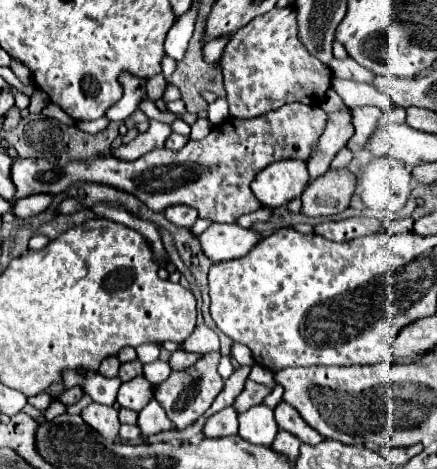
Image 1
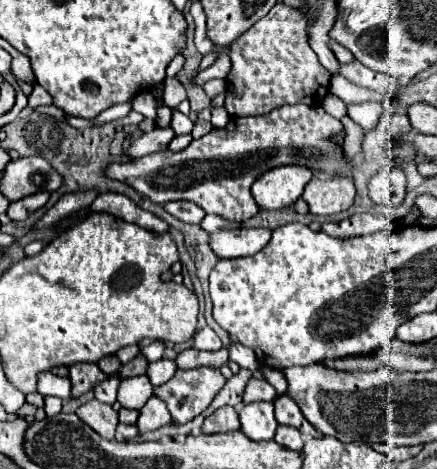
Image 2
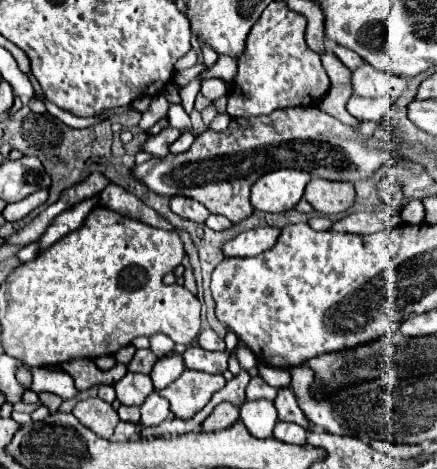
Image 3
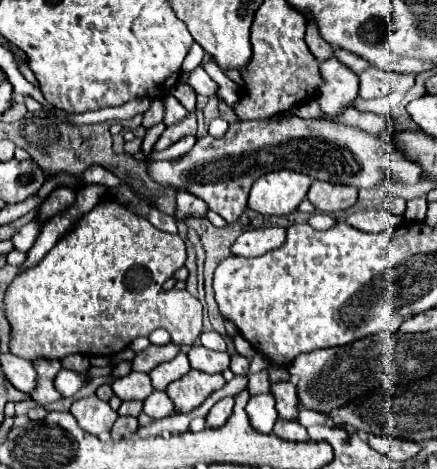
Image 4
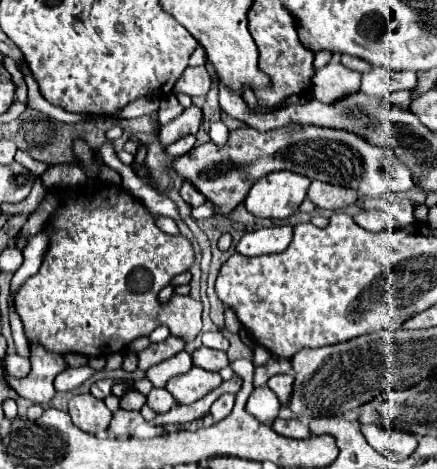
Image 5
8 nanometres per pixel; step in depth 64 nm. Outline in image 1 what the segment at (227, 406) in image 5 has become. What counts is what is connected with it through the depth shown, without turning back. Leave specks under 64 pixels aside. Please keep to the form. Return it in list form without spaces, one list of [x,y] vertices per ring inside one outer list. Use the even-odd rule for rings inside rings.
[[[224,408],[220,412],[216,412],[214,416],[208,418],[206,426],[204,426],[204,436],[206,438],[224,438],[224,436],[234,436],[236,434],[236,412],[232,412],[232,408]]]

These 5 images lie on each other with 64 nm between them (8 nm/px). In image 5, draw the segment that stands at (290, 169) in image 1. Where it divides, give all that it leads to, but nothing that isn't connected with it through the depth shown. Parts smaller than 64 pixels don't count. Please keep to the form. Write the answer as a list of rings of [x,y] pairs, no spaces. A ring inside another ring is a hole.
[[[270,172],[250,188],[244,206],[258,218],[288,218],[302,204],[310,182],[296,172]]]

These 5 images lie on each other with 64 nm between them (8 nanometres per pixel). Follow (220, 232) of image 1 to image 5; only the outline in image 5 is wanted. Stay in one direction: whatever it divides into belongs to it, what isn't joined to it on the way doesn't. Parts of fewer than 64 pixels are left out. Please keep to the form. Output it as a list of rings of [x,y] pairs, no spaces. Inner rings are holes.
[[[272,226],[272,228],[260,228],[254,232],[248,232],[240,238],[236,244],[238,254],[242,256],[264,256],[282,252],[292,240],[292,228],[290,226]]]

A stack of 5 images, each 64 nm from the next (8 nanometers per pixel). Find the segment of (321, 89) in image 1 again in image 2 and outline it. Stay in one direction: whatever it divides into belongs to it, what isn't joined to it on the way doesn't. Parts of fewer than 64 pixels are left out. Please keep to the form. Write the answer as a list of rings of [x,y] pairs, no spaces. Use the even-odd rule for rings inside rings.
[[[276,4],[262,20],[252,24],[248,32],[238,36],[230,44],[230,62],[232,68],[226,76],[228,92],[226,92],[226,110],[230,116],[258,116],[258,114],[268,114],[274,108],[280,108],[284,104],[308,104],[308,106],[318,106],[320,90],[328,90],[330,84],[330,72],[318,62],[318,56],[312,52],[308,46],[306,38],[306,24],[304,16],[300,16],[298,10],[286,6],[286,4]]]

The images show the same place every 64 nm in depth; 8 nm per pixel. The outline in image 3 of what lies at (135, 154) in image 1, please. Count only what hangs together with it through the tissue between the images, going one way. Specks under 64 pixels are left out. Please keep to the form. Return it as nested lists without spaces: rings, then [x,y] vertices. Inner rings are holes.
[[[164,128],[160,134],[156,136],[148,136],[146,142],[140,146],[142,152],[148,152],[152,156],[166,156],[166,148],[180,136],[180,132],[176,128]]]

